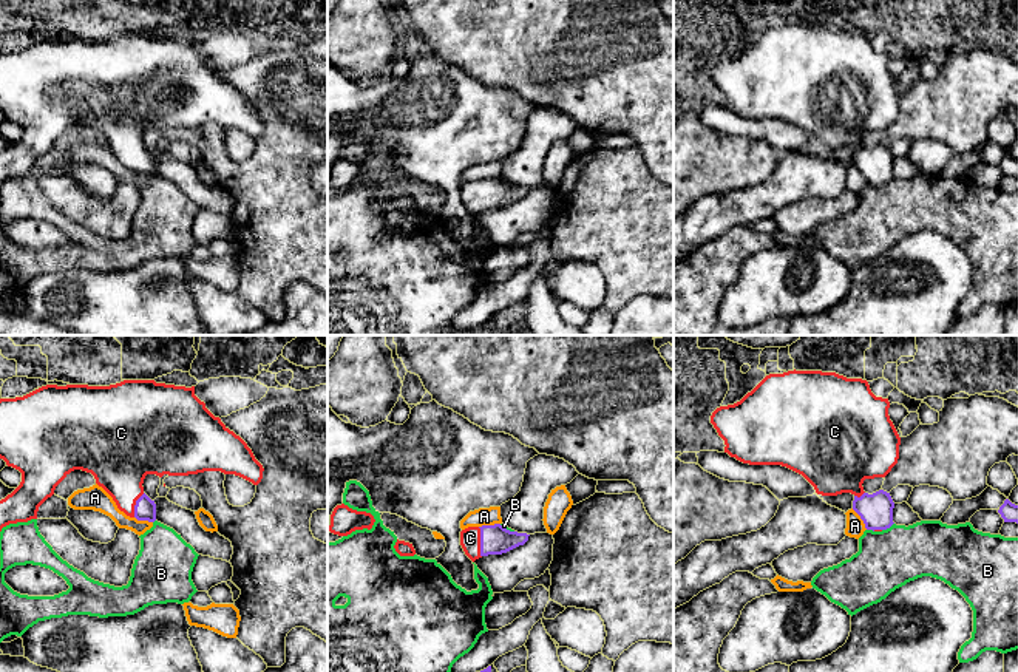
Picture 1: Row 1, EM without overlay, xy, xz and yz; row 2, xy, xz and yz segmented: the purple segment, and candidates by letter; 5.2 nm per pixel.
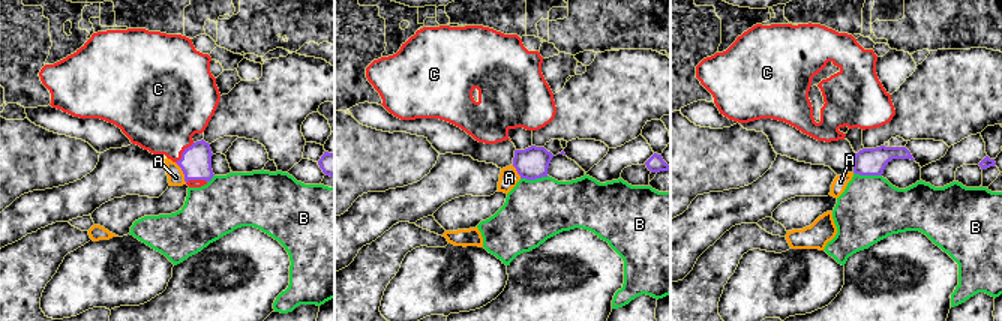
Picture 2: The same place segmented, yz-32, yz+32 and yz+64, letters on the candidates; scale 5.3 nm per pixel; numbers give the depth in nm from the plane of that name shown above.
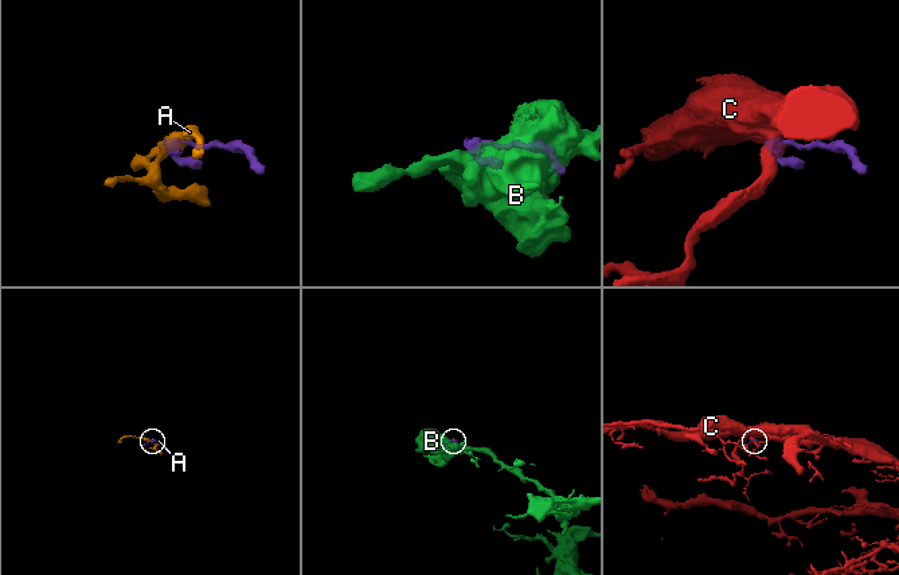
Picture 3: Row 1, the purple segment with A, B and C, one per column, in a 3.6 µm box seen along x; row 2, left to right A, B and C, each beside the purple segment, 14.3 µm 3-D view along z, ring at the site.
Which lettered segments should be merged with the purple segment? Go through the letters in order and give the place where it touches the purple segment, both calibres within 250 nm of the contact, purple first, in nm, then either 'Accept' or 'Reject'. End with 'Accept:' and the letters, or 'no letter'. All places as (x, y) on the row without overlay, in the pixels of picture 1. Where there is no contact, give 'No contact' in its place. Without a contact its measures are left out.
A: Touches purple at xz (488, 179). Thickness 160 nm (purple) against 100 nm. Reject
B: Touches purple at yz (887, 181). Thickness 180 nm (purple) against 320 nm. Reject
C: Touches purple at xz (481, 196). Thickness 160 nm (purple) against 110 nm. Accept
Accept: C

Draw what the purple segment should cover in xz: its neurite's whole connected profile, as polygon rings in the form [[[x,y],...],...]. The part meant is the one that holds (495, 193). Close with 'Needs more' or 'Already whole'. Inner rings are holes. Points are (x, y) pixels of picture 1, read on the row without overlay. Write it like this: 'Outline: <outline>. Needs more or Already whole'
Outline: [[[501,178],[468,181],[460,185],[460,199],[474,216],[488,209],[502,209],[528,195],[527,187],[510,185]]]. Needs more

